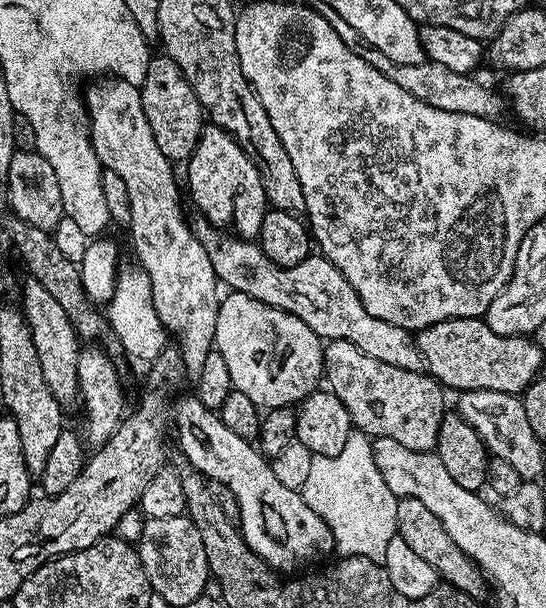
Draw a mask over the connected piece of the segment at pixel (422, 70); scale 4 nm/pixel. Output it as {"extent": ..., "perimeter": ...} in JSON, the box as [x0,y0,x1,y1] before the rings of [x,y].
{"extent":[335,19,506,120],"perimeter":[[[337,19],[335,26],[336,33],[342,38],[342,42],[346,42],[348,48],[355,48],[358,55],[366,58],[366,62],[370,62],[370,66],[374,66],[379,72],[386,74],[386,78],[398,82],[398,86],[402,86],[402,90],[406,90],[406,94],[414,94],[414,98],[426,102],[426,106],[434,106],[438,110],[450,110],[454,114],[485,116],[487,120],[496,120],[499,117],[499,112],[506,108],[506,100],[501,93],[500,97],[498,93],[491,92],[486,85],[472,80],[474,78],[471,75],[454,73],[446,66],[440,66],[438,62],[427,58],[421,64],[399,64],[386,58],[386,54],[382,54],[382,50],[371,48],[363,42],[358,43],[356,31],[345,20]]]}

